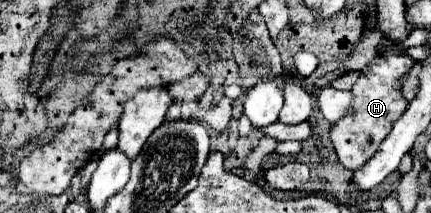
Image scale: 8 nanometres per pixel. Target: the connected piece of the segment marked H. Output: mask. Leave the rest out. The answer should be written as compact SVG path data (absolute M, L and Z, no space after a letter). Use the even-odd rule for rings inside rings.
M390 49L384 55L376 57L370 63L370 67L366 71L362 71L360 79L354 83L352 107L356 113L352 117L344 117L338 123L334 123L332 131L330 131L332 145L338 153L340 163L346 169L360 171L366 165L366 161L370 161L370 157L374 157L374 153L378 151L378 145L386 139L386 135L392 131L392 125L406 111L408 105L406 105L402 93L398 89L394 89L394 81L400 79L412 65L414 65L412 59L406 59Z

